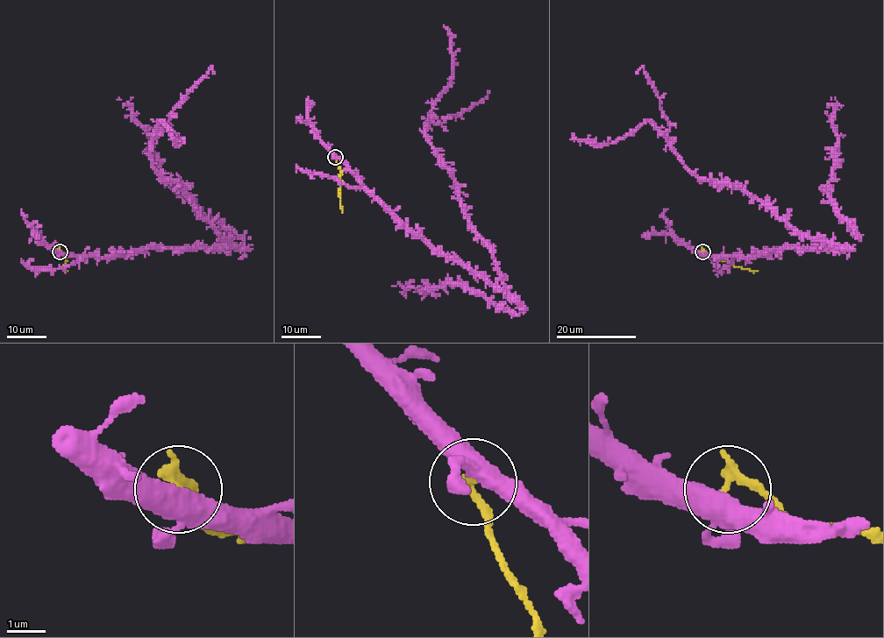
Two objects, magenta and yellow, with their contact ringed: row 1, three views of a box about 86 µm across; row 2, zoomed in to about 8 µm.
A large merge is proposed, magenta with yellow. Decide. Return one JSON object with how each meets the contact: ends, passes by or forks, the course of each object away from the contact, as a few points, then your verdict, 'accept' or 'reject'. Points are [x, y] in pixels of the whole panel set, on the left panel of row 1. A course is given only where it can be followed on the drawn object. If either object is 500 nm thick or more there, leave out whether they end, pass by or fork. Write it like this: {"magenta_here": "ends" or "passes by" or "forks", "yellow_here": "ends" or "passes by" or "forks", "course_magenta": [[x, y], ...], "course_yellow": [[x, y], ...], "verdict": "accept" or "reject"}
{"magenta_here": "forks", "yellow_here": "ends", "course_magenta": [[60, 251], [117, 256], [229, 245], [181, 186], [153, 166], [151, 137], [158, 123], [178, 144], [171, 132]], "course_yellow": [[60, 251], [67, 257], [63, 266], [67, 271]], "verdict": "reject"}

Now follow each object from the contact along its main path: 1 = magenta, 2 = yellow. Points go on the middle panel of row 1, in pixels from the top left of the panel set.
1: (334, 157), (435, 250), (504, 289), (493, 251), (428, 141), (426, 120), (453, 66), (446, 27)
2: (334, 157), (341, 172), (338, 190), (343, 212)

